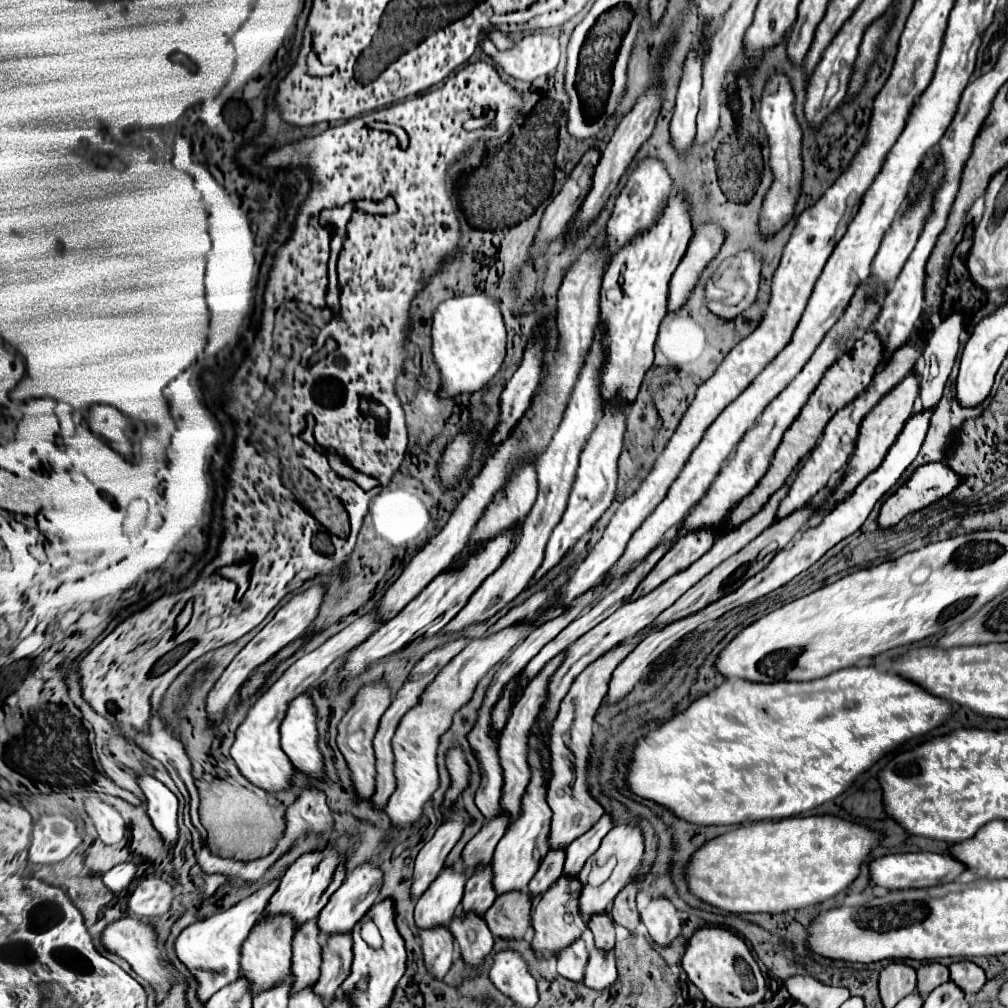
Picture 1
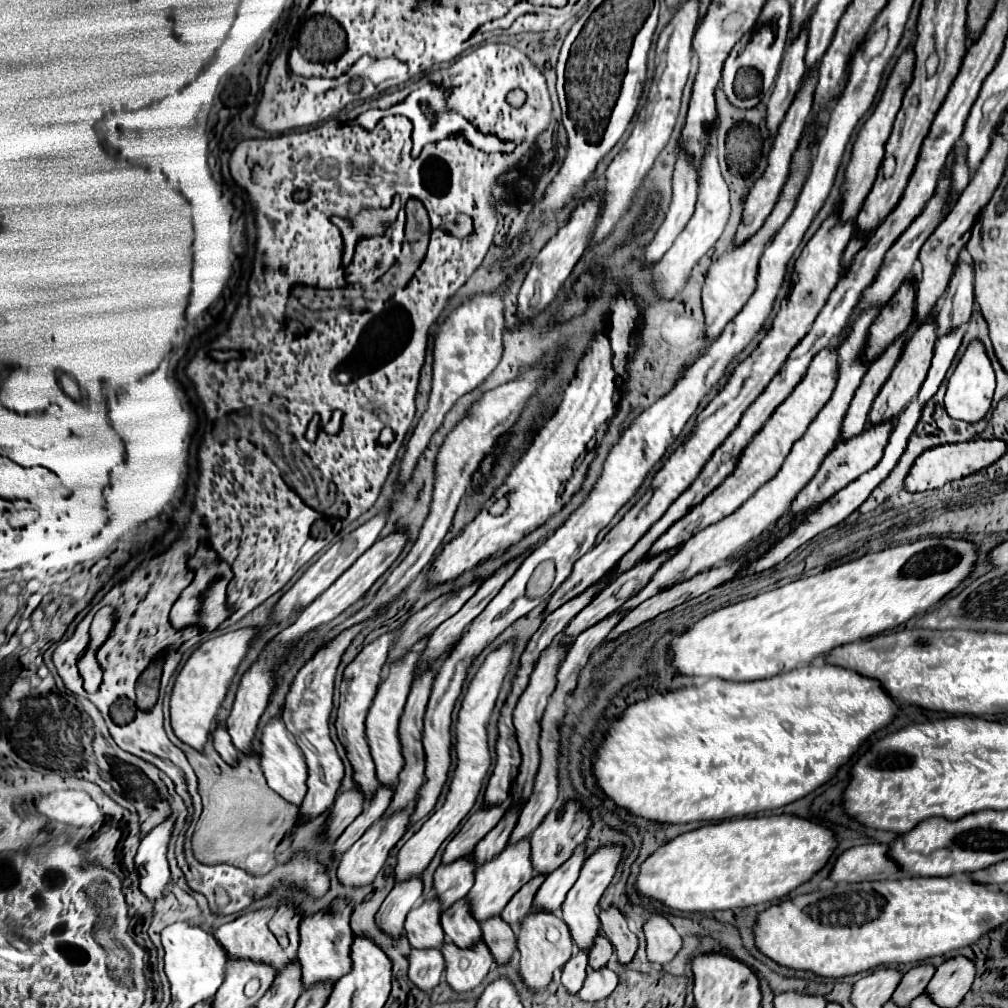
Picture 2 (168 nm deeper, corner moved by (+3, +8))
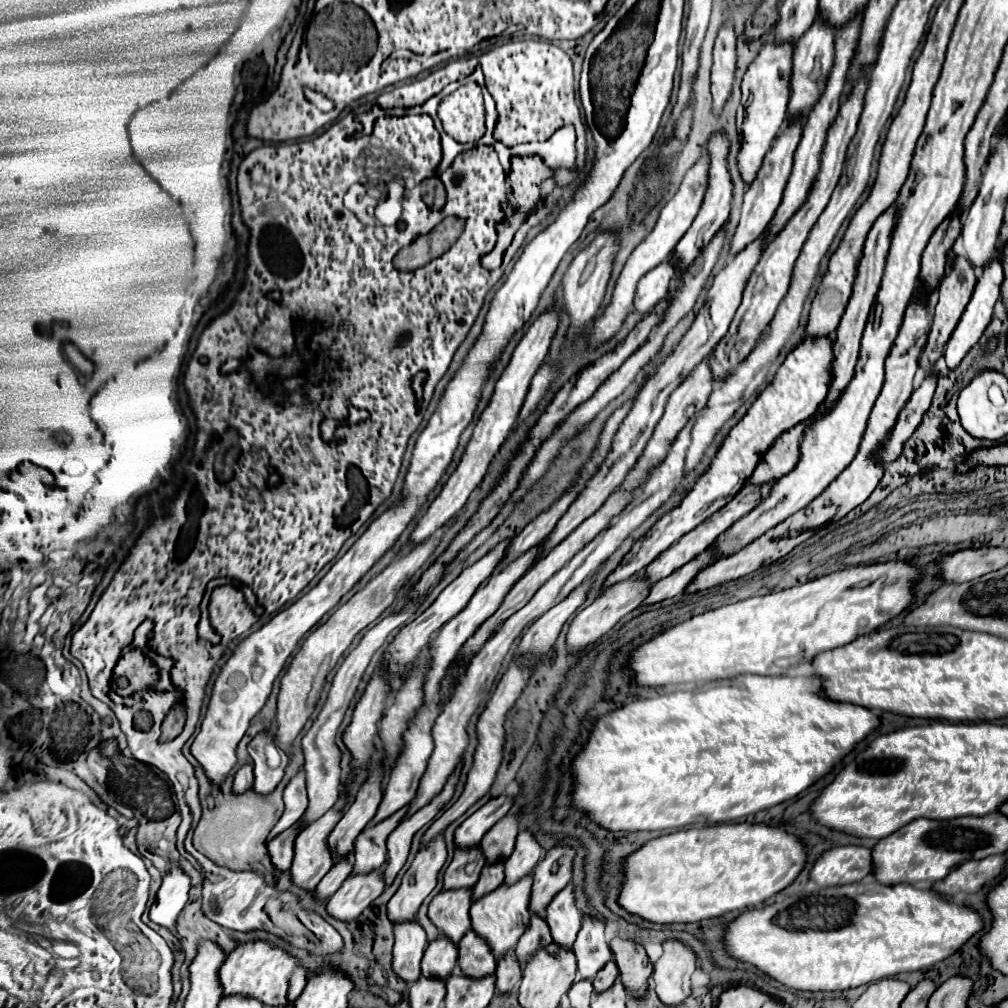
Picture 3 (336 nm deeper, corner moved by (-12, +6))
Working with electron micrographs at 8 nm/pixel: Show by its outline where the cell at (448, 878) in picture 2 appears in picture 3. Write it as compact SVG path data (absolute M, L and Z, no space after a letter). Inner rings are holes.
M454 889L452 893L438 893L428 909L430 921L454 943L470 929L468 909L472 905L472 889Z

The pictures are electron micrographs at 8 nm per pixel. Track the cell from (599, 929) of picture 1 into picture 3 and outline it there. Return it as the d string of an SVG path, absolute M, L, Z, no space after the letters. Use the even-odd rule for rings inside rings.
M608 961L606 965L604 965L604 969L600 969L600 973L596 975L596 979L594 979L594 989L600 993L600 991L606 991L614 981L616 981L616 977L618 977L620 973L618 973L618 969L616 969L616 963L614 961Z

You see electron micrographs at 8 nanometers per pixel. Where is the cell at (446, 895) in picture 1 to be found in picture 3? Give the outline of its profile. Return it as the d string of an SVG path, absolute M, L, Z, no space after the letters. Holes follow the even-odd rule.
M444 935L430 941L422 957L422 973L426 977L448 977L454 971L458 959L458 947Z

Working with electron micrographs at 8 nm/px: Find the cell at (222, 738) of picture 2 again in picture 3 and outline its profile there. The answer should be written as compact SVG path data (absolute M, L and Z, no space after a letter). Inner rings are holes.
M246 763L244 767L240 767L238 769L238 773L236 773L236 779L234 779L234 793L244 793L244 791L248 791L250 787L252 787L252 781L254 781L254 777L252 777L252 763Z

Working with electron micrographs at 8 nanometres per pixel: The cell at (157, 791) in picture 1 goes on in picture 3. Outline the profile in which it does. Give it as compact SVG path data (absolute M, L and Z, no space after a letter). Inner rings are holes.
M172 867L162 875L162 887L150 909L150 919L162 927L172 927L178 913L188 903L188 891L192 881L180 867Z

